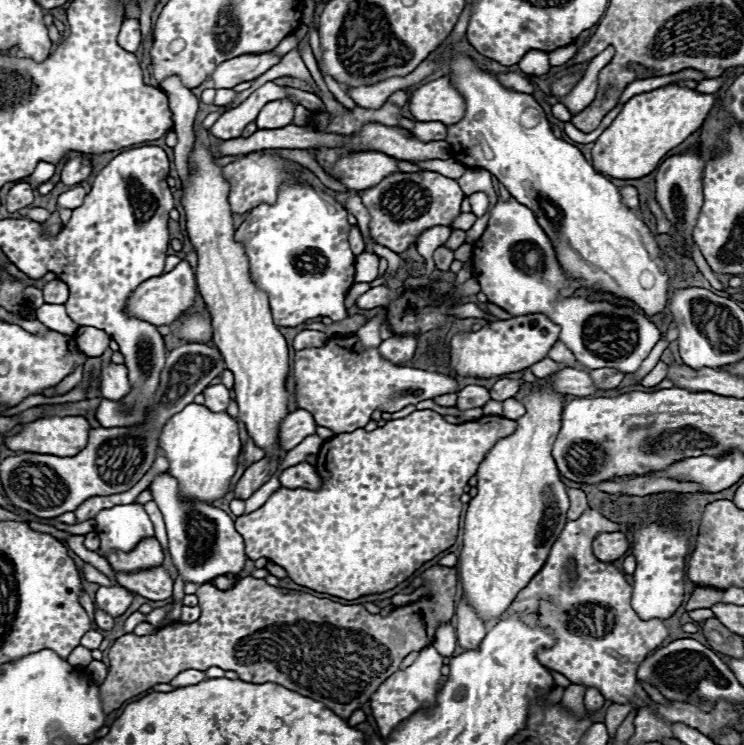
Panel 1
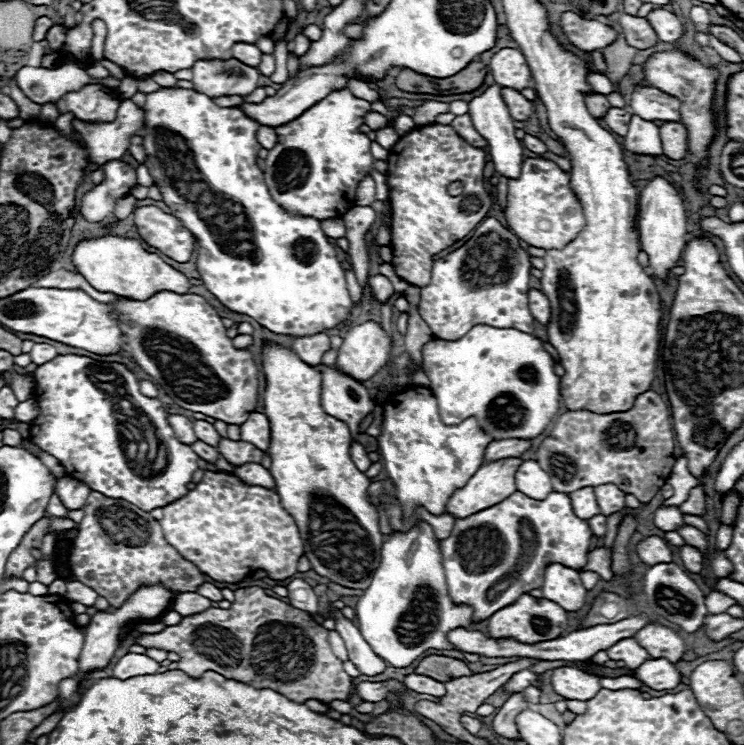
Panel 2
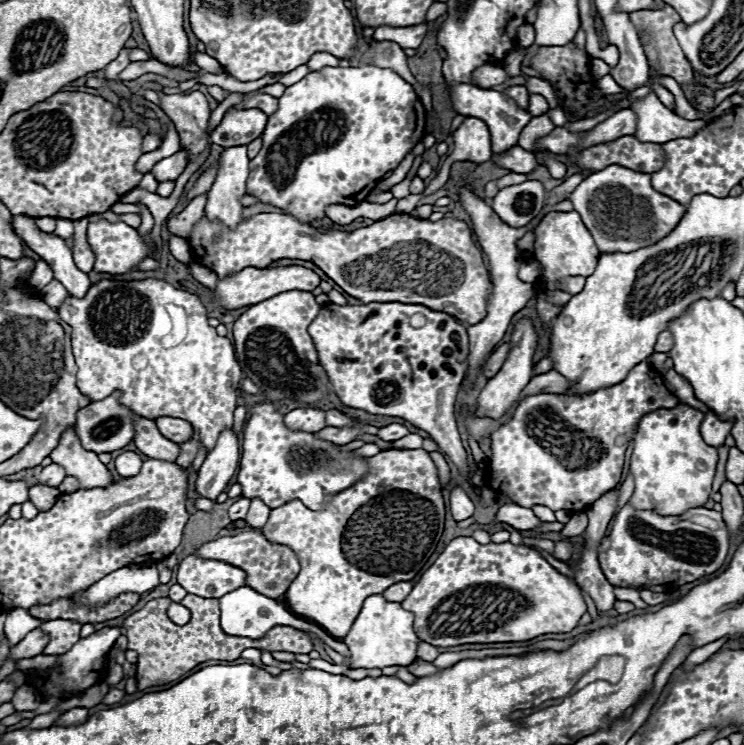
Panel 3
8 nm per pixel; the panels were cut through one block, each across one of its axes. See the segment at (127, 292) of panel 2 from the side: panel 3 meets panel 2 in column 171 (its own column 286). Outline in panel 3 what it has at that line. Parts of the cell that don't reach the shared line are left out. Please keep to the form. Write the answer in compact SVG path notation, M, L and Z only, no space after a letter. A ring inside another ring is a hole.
M248 266L244 270L240 270L236 276L232 278L224 278L218 280L218 288L214 290L218 302L228 308L228 310L236 310L242 306L250 306L262 300L268 300L280 292L288 292L288 290L302 290L302 292L312 292L316 286L320 284L320 276L304 266L272 266L272 268L254 268Z

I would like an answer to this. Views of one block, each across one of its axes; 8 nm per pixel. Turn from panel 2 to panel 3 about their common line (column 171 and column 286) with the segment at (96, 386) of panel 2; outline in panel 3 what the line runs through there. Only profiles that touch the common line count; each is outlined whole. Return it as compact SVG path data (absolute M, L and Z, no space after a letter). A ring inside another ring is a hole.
M258 402L250 408L250 416L244 422L244 440L242 440L242 458L238 470L238 484L242 486L242 496L248 500L262 500L270 508L278 508L292 500L302 500L310 510L322 510L332 502L332 494L346 490L356 484L364 474L368 474L368 458L354 456L356 450L342 450L334 442L324 442L316 438L316 432L300 432L288 430L284 426L284 414L276 410L272 402Z

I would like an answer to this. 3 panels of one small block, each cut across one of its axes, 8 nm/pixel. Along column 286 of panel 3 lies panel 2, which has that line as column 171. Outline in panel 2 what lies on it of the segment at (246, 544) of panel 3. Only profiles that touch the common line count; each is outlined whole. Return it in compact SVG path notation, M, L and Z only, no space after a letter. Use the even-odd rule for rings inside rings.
M90 492L82 512L84 518L76 524L78 532L70 552L70 568L78 582L104 596L110 606L118 608L140 584L162 582L174 592L196 592L204 582L204 574L164 540L158 520L138 510L138 506Z

